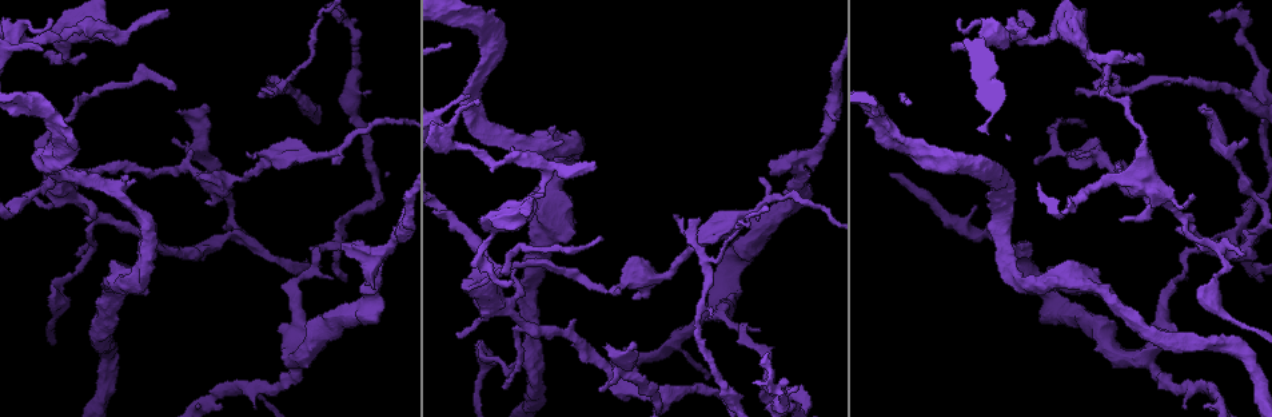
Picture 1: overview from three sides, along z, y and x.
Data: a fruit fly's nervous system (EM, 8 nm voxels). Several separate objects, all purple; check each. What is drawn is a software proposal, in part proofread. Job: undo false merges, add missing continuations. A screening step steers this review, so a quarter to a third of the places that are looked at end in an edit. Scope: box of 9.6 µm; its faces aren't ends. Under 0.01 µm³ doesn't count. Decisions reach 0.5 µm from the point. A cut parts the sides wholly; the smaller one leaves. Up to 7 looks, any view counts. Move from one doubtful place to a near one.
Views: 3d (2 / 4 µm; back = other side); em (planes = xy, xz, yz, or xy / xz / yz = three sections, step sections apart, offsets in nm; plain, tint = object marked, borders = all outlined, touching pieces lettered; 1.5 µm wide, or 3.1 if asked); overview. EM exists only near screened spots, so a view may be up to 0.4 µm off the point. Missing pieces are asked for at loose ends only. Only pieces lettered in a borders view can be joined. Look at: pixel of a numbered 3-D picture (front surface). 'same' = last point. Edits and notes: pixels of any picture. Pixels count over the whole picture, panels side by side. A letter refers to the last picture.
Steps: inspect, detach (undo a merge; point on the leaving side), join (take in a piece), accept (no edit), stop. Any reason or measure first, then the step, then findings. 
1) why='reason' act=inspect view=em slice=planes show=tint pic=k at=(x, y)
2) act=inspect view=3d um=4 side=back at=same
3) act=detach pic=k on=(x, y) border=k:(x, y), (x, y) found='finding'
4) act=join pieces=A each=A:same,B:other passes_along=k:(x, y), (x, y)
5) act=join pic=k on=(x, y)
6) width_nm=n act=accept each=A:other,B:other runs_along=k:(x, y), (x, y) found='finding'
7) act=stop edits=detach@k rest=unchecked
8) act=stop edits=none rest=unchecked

why='tapers out' act=inspect view=3d um=4 pic=1 at=(690, 225)

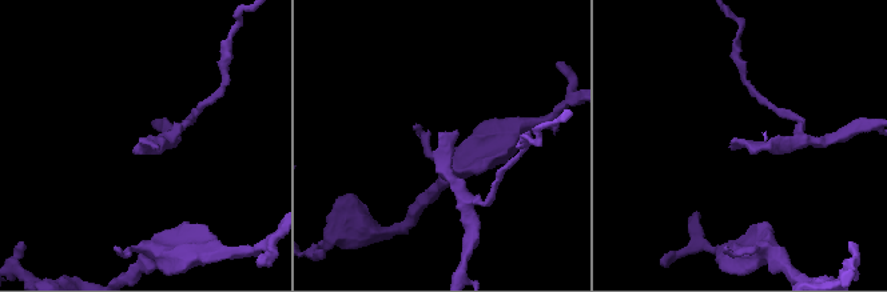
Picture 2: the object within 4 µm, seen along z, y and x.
why='need the tissue' act=inspect view=em slice=yz step=8 show=borders pic=2 at=(142, 140)

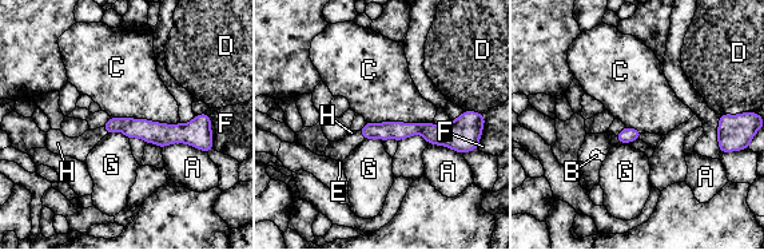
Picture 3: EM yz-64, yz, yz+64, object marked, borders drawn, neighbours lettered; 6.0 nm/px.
why='another direction' act=inspect view=em slice=planes show=borders at=same

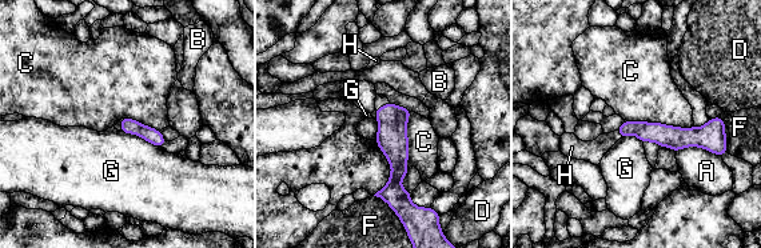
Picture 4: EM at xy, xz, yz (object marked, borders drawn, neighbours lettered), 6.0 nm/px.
width_nm=90 longest_contact=C:420nm act=join pieces=H each=A:other,B:other,C:other,D:other,F:other,G:other,H:same found='the neuron continues'

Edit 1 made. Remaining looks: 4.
why='abrupt turn' act=inspect view=em slice=planes show=borders pic=1 at=(467, 111)

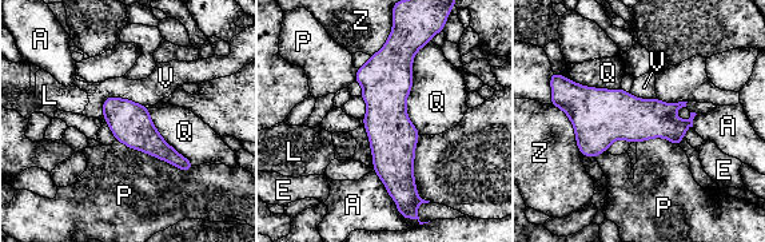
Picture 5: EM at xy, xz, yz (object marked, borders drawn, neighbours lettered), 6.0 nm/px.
act=accept each=A:other,E:other,L:other,P:other,Q:other,V:other,Z:other border=5:(116, 139), (183, 170), (194, 166) found='one neuron here'

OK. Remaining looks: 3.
why='an open end' act=inspect view=3d um=2 pic=1 at=(601, 239)

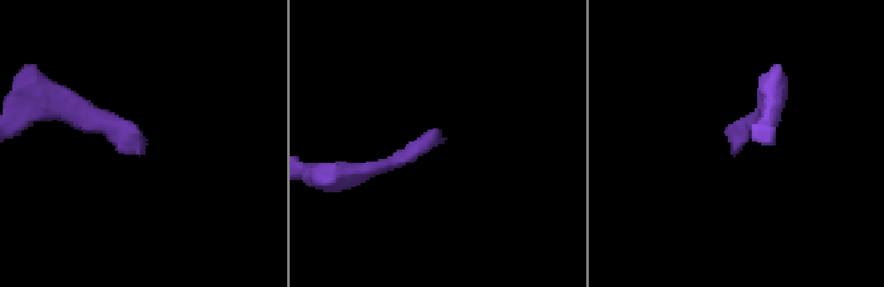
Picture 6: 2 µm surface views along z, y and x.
why='shape alone is not enough' act=inspect view=em slice=xz step=4 show=borders pic=6 at=(144, 153)

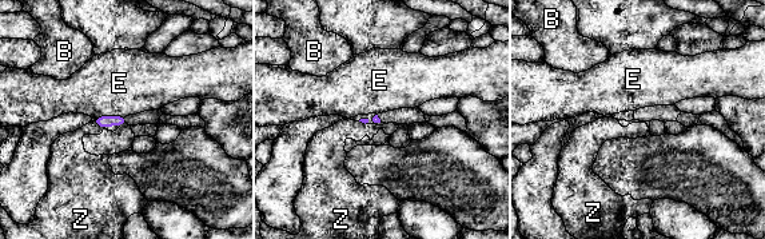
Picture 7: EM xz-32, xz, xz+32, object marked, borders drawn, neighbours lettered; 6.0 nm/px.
act=inspect view=em slice=planes show=borders at=same

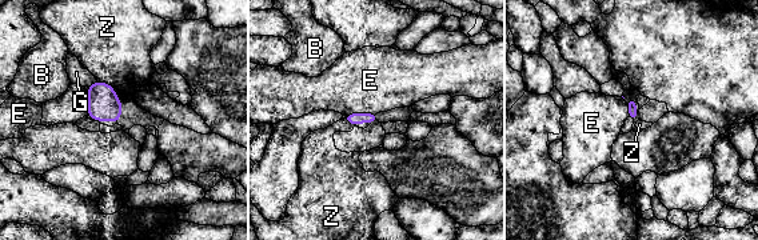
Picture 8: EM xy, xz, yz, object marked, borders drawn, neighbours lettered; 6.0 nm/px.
act=accept each=B:other,E:other,G:other,Z:other border=8:(343, 119), (354, 126) found='none of them fits'

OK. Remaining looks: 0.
act=stop edits=join@4 rest=unchecked

